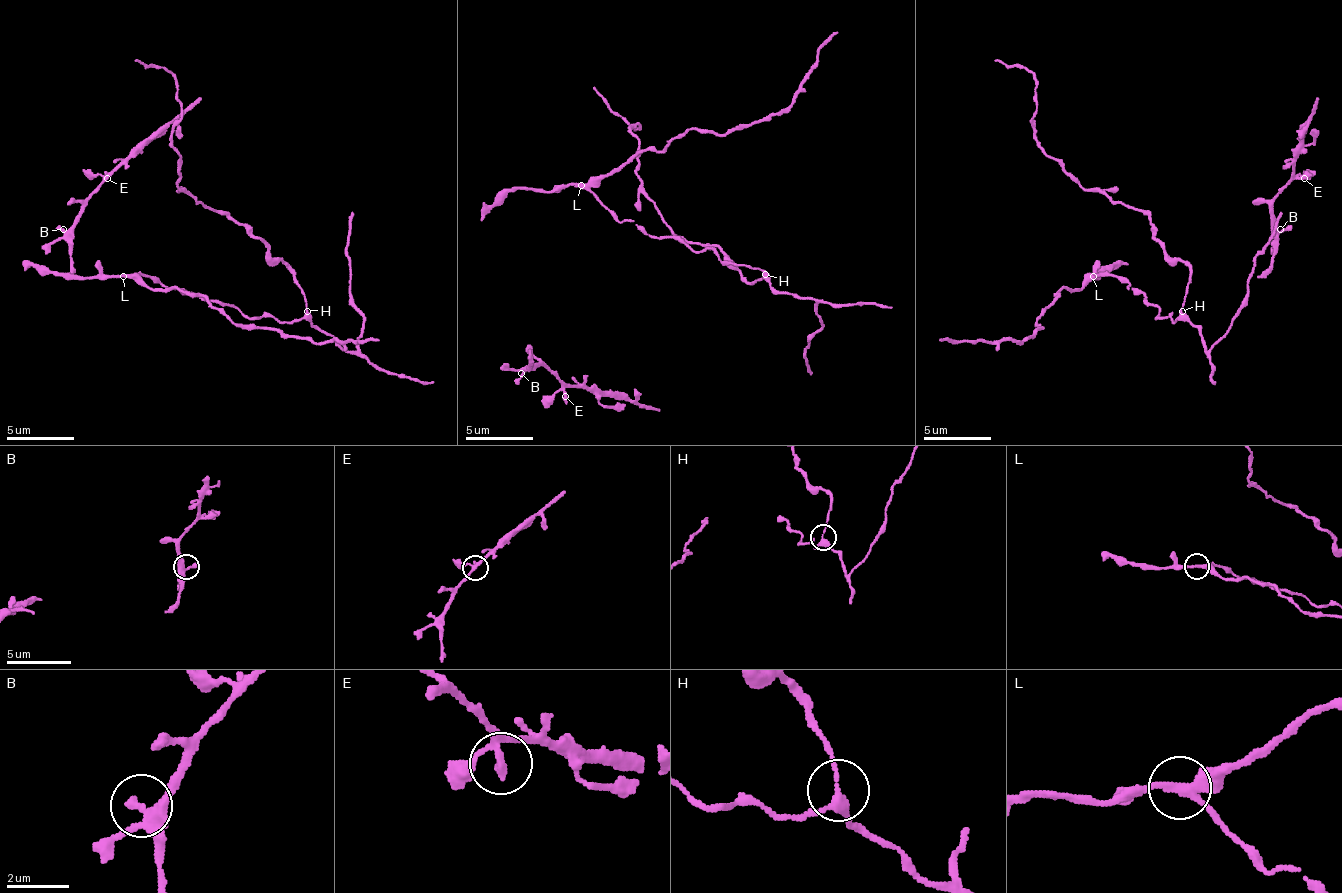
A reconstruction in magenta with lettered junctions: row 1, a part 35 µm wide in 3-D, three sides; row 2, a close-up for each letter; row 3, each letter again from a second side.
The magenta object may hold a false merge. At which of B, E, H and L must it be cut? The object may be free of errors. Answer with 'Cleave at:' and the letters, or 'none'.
Cleave at: L

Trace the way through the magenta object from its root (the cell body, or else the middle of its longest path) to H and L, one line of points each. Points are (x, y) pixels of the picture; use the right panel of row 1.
H: (1137, 294), (1144, 294), (1144, 300), (1158, 307), (1154, 317), (1175, 321), (1182, 311)
L: (1137, 294), (1117, 277), (1093, 277)

